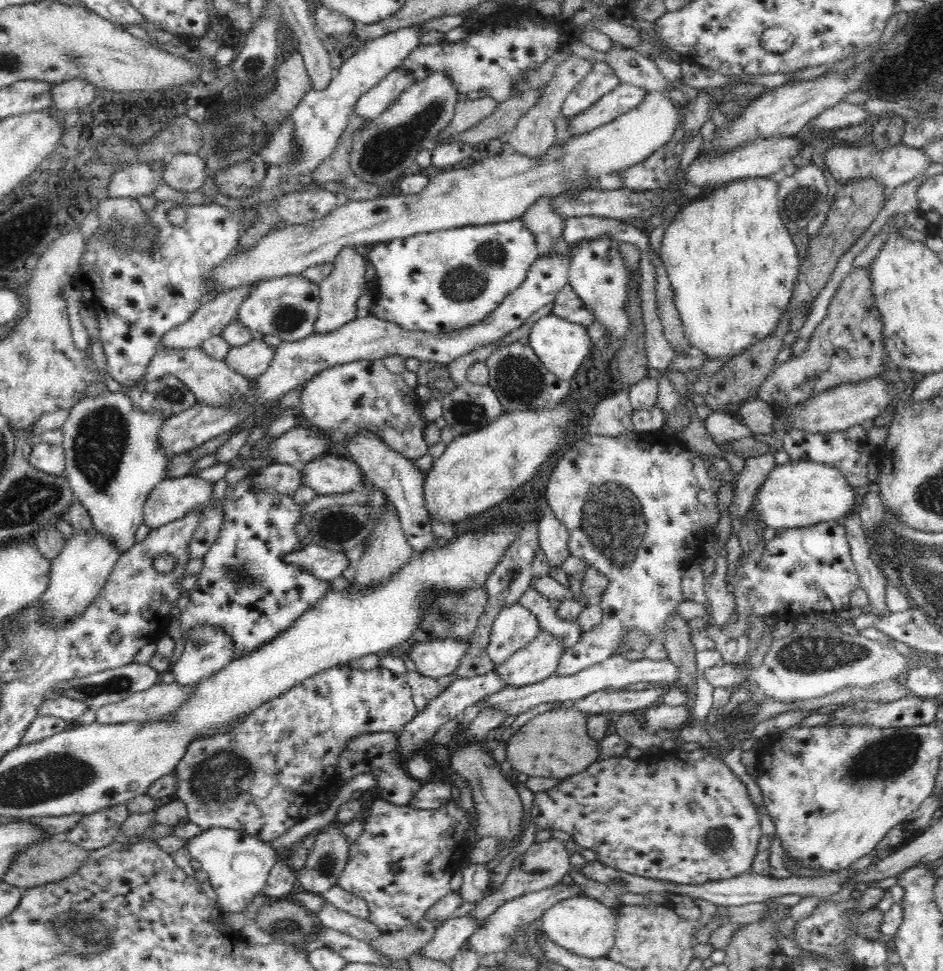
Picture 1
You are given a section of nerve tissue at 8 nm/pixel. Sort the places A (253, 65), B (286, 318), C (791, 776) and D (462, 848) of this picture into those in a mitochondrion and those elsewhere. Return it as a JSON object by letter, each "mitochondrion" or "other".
{"A":"mitochondrion","B":"mitochondrion","C":"other","D":"other"}

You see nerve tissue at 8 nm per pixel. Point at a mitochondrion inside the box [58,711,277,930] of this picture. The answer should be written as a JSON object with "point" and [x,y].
{"point":[219,778]}

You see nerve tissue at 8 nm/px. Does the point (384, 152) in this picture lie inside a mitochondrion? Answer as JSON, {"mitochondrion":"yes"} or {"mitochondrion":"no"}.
{"mitochondrion":"yes"}

